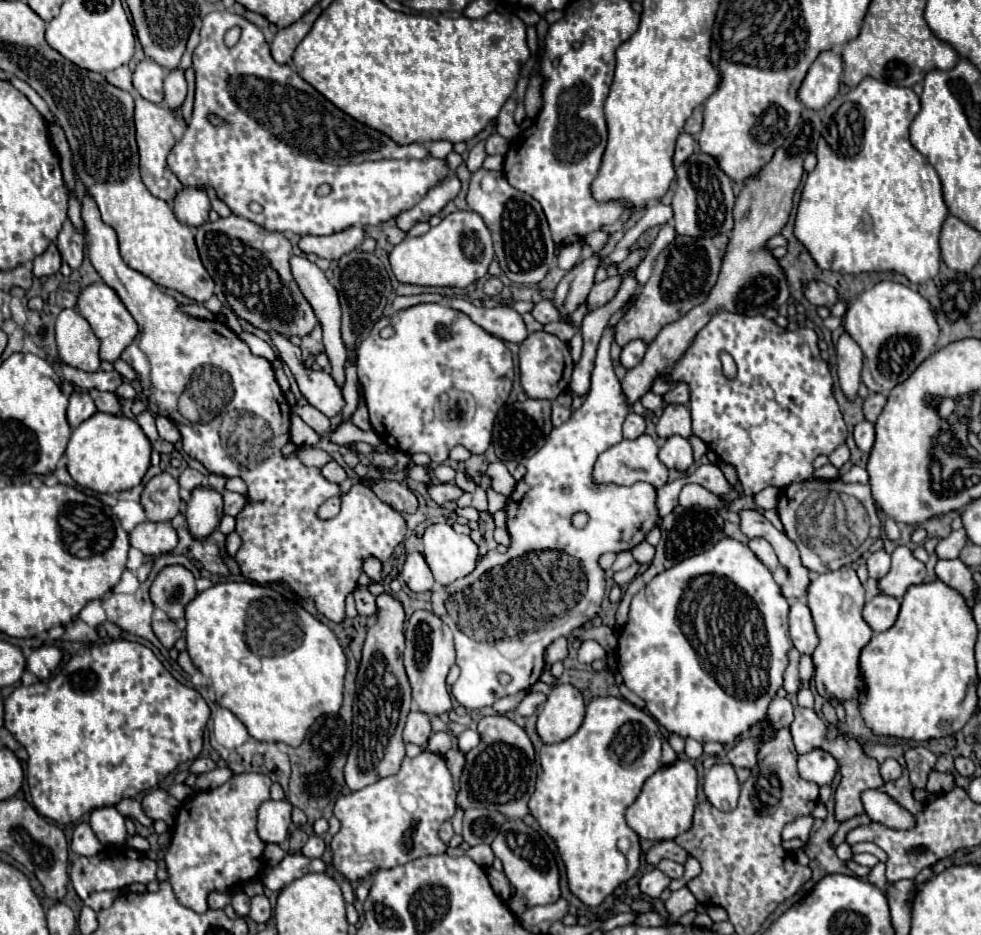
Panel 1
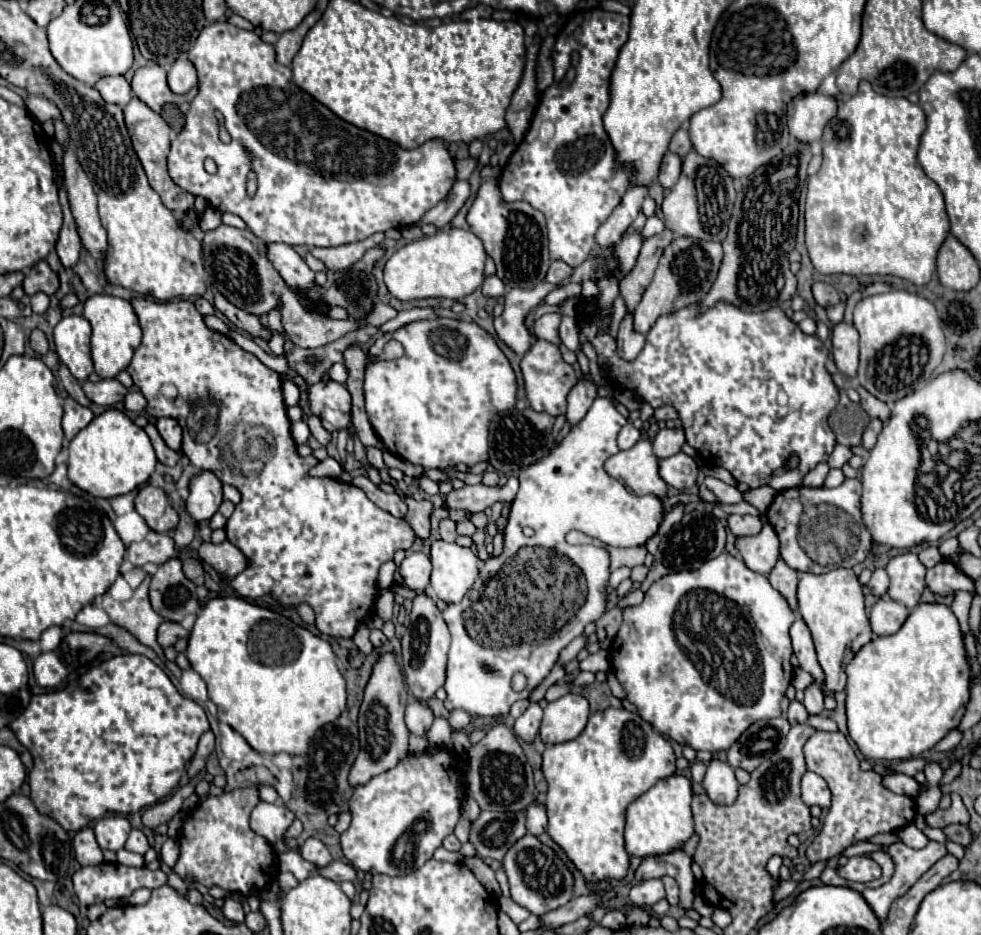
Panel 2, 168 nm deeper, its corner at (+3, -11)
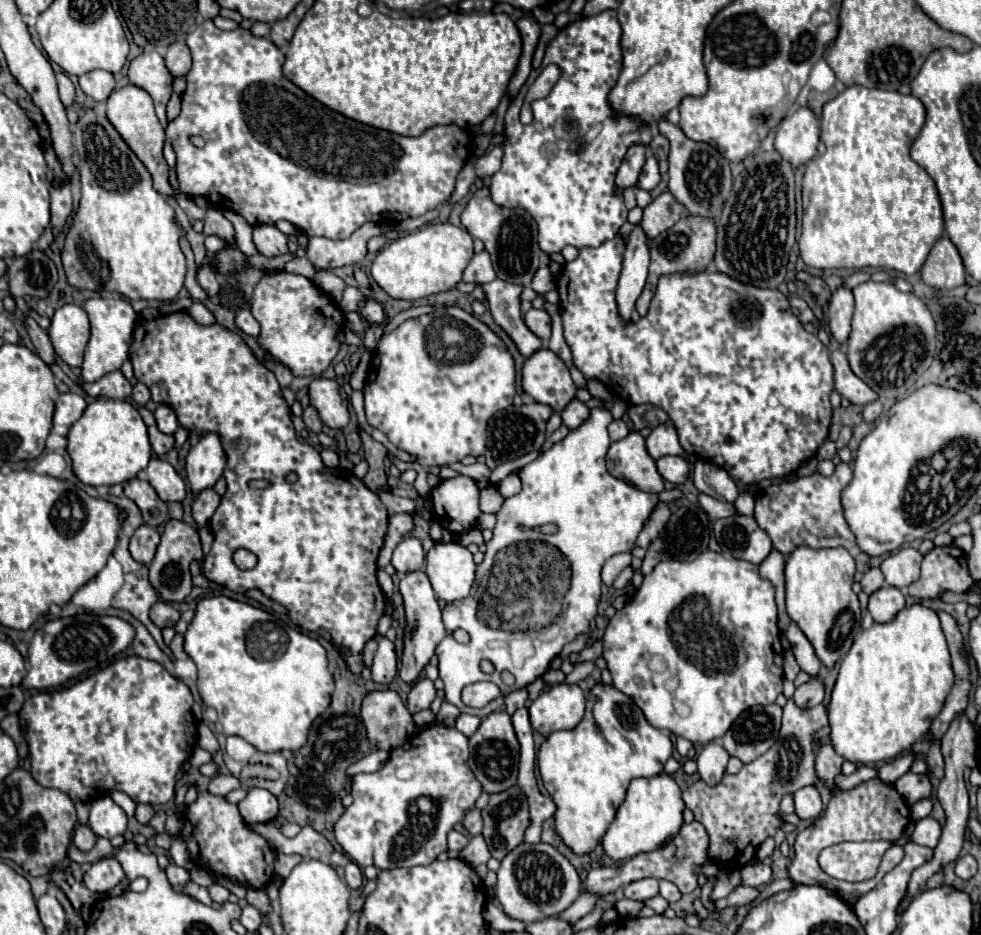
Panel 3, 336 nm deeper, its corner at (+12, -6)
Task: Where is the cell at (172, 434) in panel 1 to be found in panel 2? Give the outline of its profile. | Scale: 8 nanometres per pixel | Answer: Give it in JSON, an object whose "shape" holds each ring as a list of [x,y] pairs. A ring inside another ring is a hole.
{"shape":[[[164,417],[156,421],[156,427],[162,435],[162,439],[168,443],[168,447],[172,447],[174,451],[180,451],[180,443],[182,443],[182,427],[178,425],[178,421]]]}

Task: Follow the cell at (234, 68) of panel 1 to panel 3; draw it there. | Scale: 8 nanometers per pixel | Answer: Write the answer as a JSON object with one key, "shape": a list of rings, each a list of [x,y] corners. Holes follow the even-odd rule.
{"shape":[[[205,20],[185,42],[193,56],[193,68],[185,78],[187,88],[181,102],[181,114],[165,128],[167,140],[177,154],[179,186],[185,194],[203,196],[211,206],[215,198],[215,202],[241,214],[251,226],[287,220],[305,236],[343,240],[365,222],[399,224],[409,216],[421,216],[445,202],[453,192],[457,172],[463,168],[465,158],[471,155],[469,147],[473,146],[473,133],[453,124],[433,126],[419,138],[393,132],[381,136],[379,128],[353,122],[343,114],[329,110],[285,80],[281,74],[285,56],[273,42],[255,38],[245,28],[227,32],[215,28],[211,20]],[[191,136],[201,136],[205,148],[195,148]]]}

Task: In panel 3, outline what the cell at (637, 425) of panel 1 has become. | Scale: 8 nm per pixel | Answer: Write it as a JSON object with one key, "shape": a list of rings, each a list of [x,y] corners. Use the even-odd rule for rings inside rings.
{"shape":[[[615,420],[615,422],[609,424],[609,436],[611,436],[613,442],[625,438],[627,434],[629,434],[629,428],[627,428],[627,424],[623,420]]]}

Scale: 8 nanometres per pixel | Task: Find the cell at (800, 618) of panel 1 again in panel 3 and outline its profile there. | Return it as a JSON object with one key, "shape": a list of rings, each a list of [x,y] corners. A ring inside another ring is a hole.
{"shape":[[[791,622],[785,634],[787,634],[789,642],[791,642],[795,660],[797,660],[797,664],[801,666],[801,670],[807,672],[807,674],[811,674],[811,676],[817,676],[817,672],[819,672],[819,668],[821,668],[821,662],[819,662],[819,658],[815,656],[815,650],[813,650],[811,642],[807,640],[807,636],[801,632],[801,628],[799,628],[795,622]]]}

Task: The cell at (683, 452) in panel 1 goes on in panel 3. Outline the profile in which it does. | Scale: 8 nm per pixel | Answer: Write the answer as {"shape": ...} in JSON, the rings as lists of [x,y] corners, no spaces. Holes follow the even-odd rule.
{"shape":[[[663,456],[657,460],[659,474],[673,484],[683,484],[689,476],[689,464],[681,456]]]}

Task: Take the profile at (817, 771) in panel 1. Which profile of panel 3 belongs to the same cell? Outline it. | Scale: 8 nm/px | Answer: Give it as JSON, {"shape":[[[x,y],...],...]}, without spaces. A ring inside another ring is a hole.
{"shape":[[[809,784],[809,786],[803,786],[799,788],[795,794],[795,810],[799,814],[801,820],[809,820],[809,818],[817,818],[823,810],[823,804],[821,804],[821,796],[819,796],[819,790],[815,784]]]}

